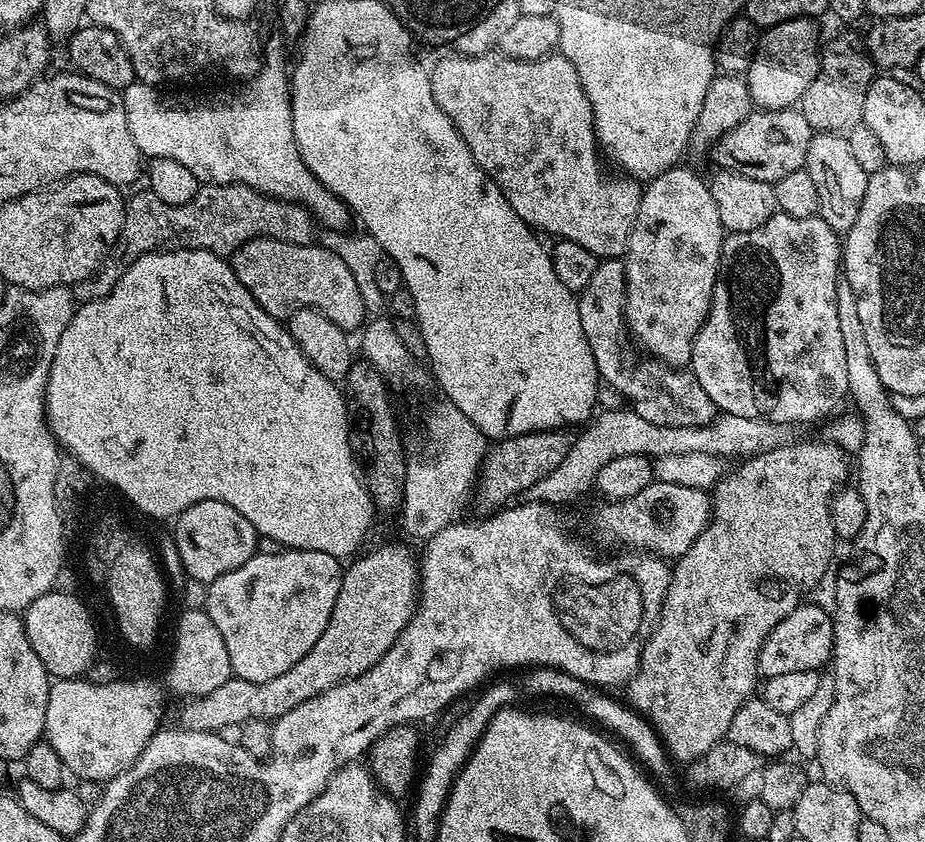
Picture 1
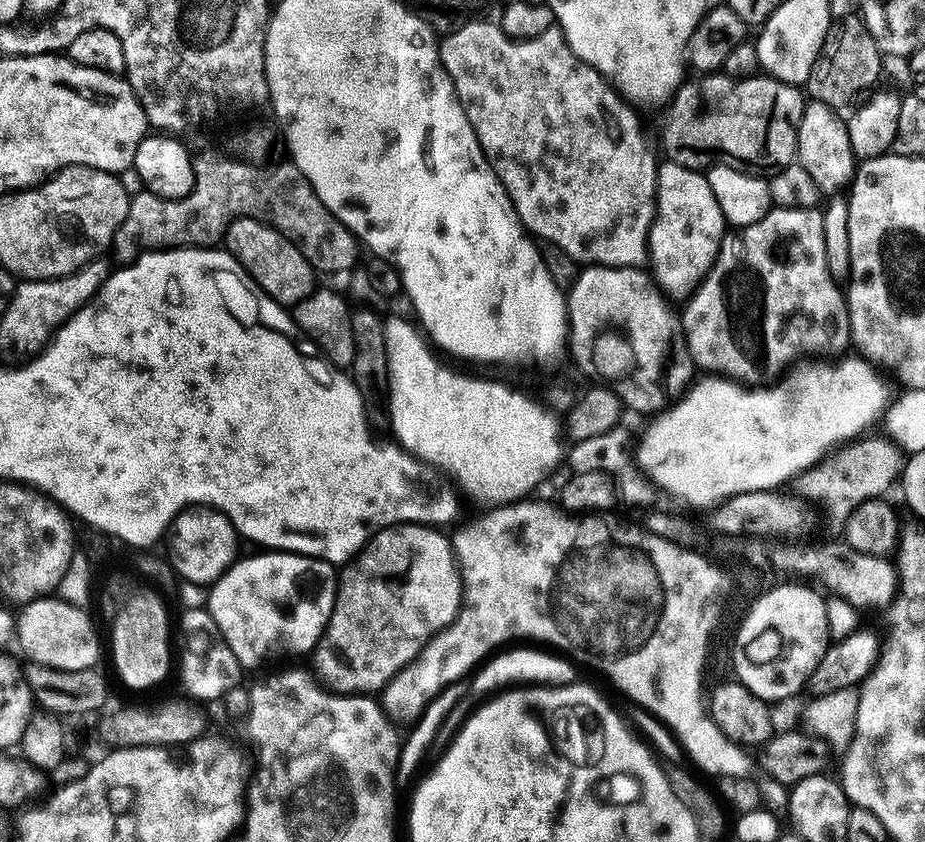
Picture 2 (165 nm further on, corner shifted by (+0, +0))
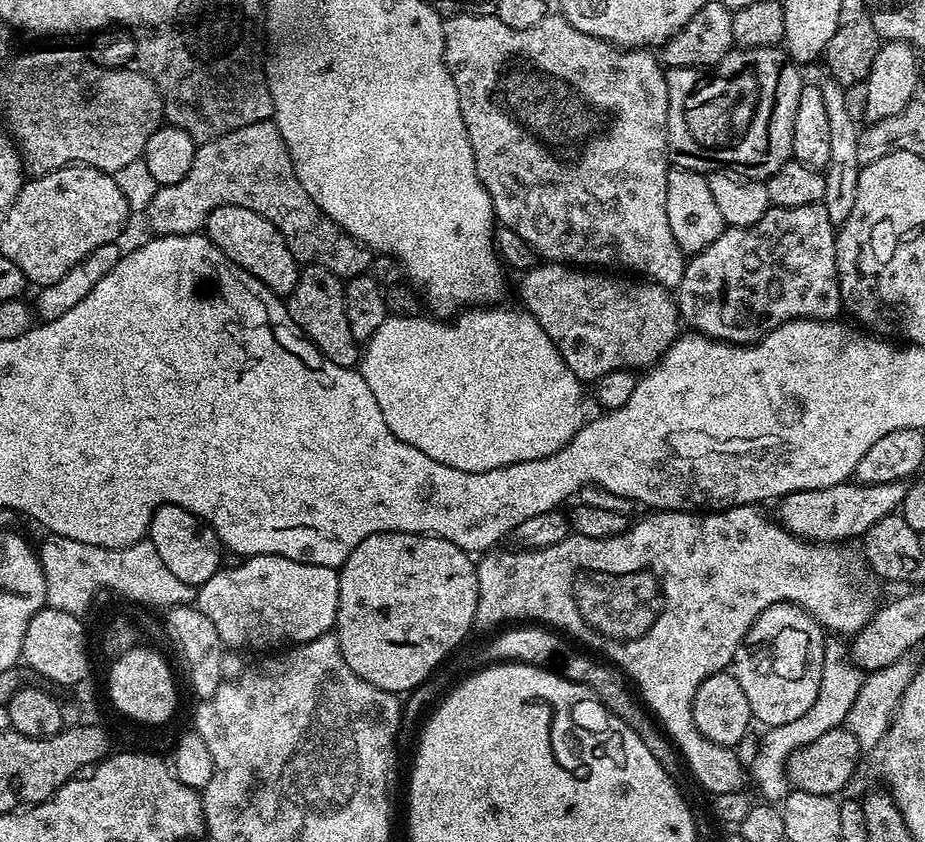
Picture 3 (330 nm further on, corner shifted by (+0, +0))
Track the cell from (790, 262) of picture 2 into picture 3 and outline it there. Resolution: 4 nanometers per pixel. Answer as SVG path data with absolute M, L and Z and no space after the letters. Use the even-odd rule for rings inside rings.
M823 203L810 206L794 206L793 208L769 207L768 212L754 226L749 228L725 227L721 234L710 246L695 253L685 263L682 282L674 292L678 315L685 325L688 324L693 333L709 336L711 340L722 340L726 344L757 344L764 336L771 334L775 328L791 320L836 320L842 312L840 303L840 283L838 282L838 266L836 265L836 233L837 229L826 215Z

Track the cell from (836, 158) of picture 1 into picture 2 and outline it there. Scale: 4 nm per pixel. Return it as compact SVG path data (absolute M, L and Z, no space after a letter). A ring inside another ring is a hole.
M817 100L805 103L802 122L798 126L796 160L814 178L821 194L840 194L851 185L858 161L850 146L850 134L845 117Z

